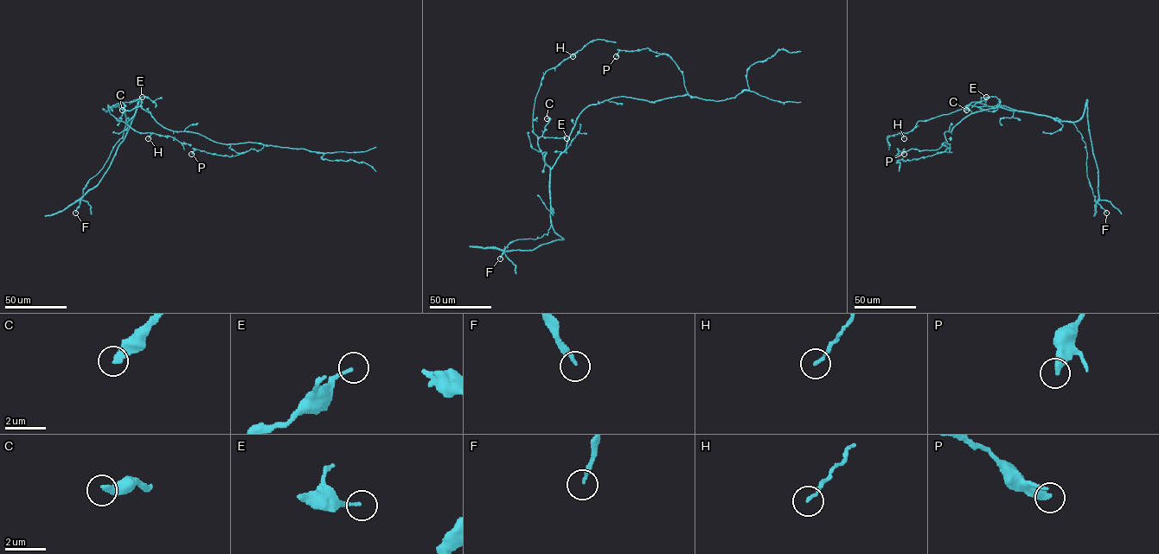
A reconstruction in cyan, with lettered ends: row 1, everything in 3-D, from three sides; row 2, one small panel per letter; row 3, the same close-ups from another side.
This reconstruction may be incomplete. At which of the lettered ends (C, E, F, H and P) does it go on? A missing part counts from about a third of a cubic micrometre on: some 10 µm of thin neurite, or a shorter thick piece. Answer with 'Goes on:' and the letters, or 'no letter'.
Goes on: no letter

